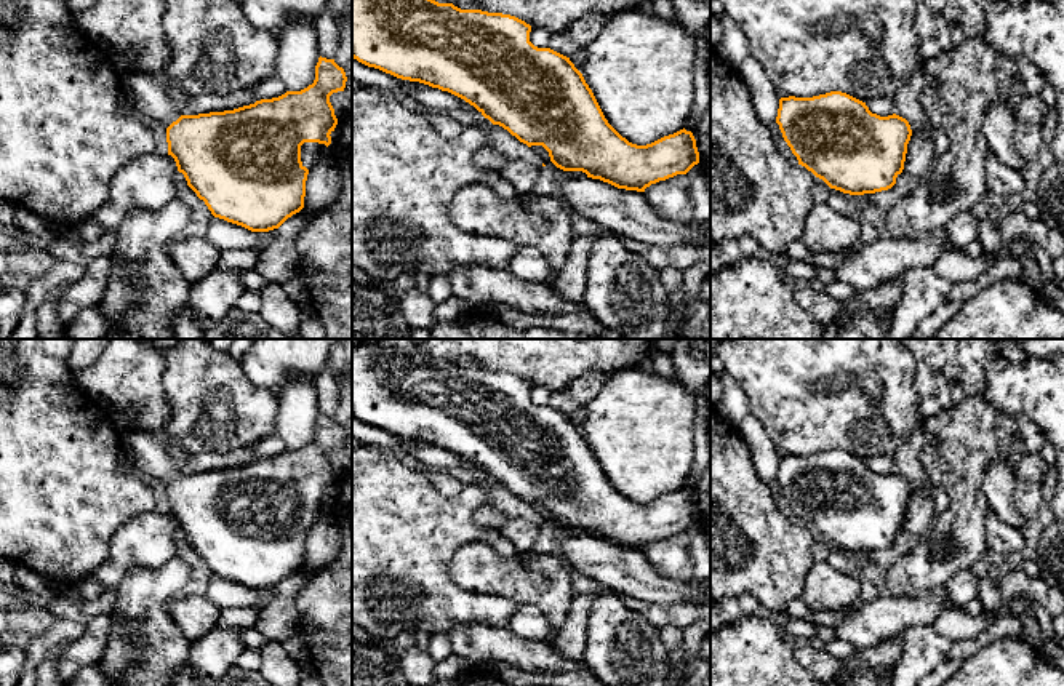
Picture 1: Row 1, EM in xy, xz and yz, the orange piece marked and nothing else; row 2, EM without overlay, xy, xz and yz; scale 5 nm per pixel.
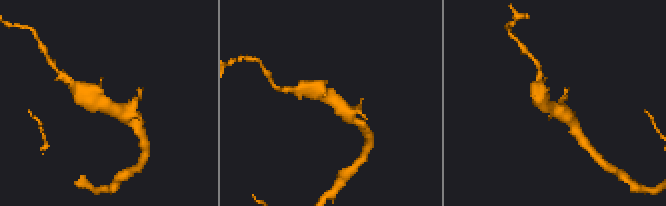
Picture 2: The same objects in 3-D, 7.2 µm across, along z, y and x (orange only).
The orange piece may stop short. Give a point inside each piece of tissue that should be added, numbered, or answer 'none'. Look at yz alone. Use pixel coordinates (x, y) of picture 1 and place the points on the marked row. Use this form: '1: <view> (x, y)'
none

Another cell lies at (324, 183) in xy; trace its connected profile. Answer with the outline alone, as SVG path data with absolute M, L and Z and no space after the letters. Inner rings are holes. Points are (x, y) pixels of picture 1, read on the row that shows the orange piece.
M323 157L307 174L304 208L309 214L331 206L341 190L341 176L336 166Z

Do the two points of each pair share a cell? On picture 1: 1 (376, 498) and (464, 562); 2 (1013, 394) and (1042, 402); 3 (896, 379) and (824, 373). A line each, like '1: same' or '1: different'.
1: different
2: same
3: same

